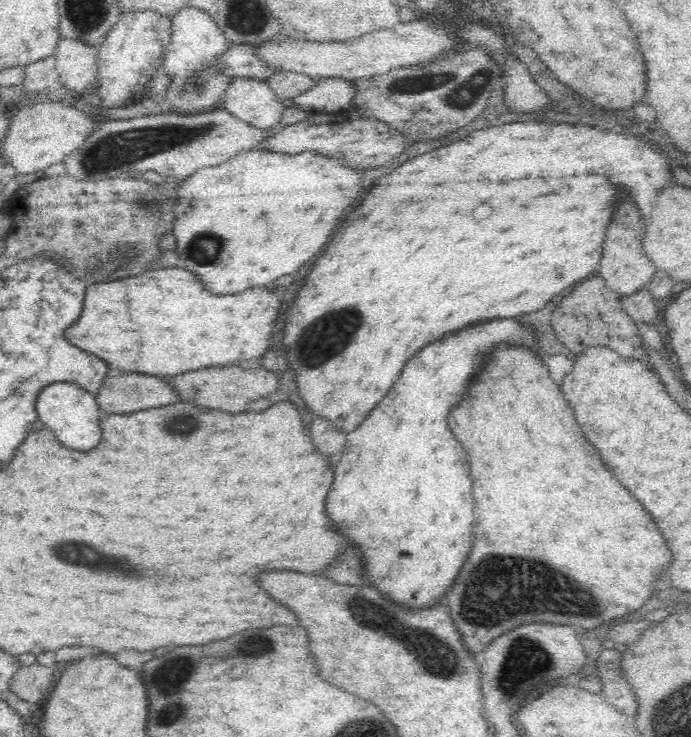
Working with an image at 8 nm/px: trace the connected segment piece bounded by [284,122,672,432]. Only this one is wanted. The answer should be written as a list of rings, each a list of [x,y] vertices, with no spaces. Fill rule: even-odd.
[[[512,122],[502,126],[492,126],[486,130],[478,130],[470,134],[468,138],[448,144],[444,148],[432,150],[428,154],[422,154],[402,166],[398,166],[388,176],[380,178],[372,190],[372,194],[366,196],[362,206],[350,214],[346,224],[342,226],[340,234],[328,244],[324,254],[318,258],[316,266],[312,268],[308,282],[300,290],[286,322],[286,336],[284,342],[288,346],[288,360],[292,370],[296,372],[296,382],[300,388],[300,396],[304,404],[308,404],[308,410],[318,416],[326,416],[336,428],[340,430],[354,430],[366,414],[386,396],[390,386],[396,382],[396,378],[402,374],[404,364],[408,358],[418,352],[426,342],[434,342],[436,338],[460,330],[466,324],[484,322],[490,318],[514,318],[516,314],[528,314],[536,312],[542,306],[550,302],[556,294],[560,294],[564,288],[588,278],[602,258],[602,246],[606,238],[606,230],[614,216],[614,198],[618,192],[628,192],[640,212],[644,216],[650,216],[652,210],[652,198],[666,188],[666,184],[672,184],[670,174],[670,156],[662,150],[654,148],[648,140],[628,134],[618,134],[606,128],[594,128],[586,124],[548,124],[548,122]],[[486,204],[492,208],[490,216],[478,218],[474,212]]]

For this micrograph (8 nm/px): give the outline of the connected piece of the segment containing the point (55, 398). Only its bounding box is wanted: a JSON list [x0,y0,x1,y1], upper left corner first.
[36,382,102,452]

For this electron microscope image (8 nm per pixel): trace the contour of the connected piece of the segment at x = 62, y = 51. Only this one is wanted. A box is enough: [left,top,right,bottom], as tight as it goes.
[53,38,98,96]

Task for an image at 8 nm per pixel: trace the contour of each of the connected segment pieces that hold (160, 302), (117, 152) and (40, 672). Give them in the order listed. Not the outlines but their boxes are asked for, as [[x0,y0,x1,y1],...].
[[67,267,282,379],[63,107,283,181],[11,662,56,704]]

